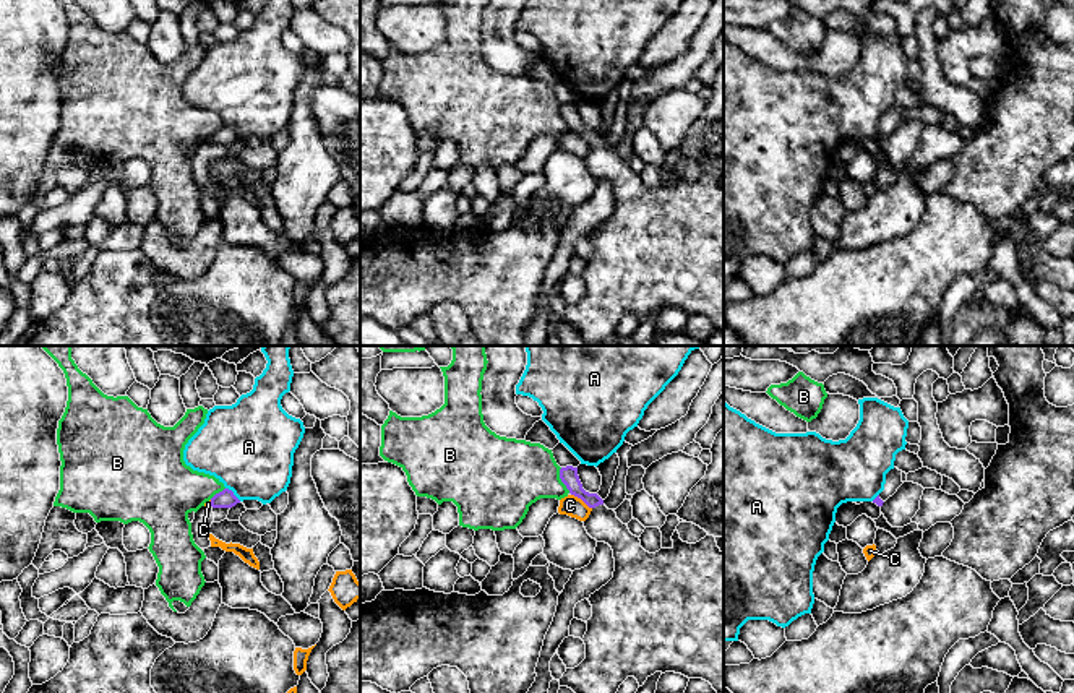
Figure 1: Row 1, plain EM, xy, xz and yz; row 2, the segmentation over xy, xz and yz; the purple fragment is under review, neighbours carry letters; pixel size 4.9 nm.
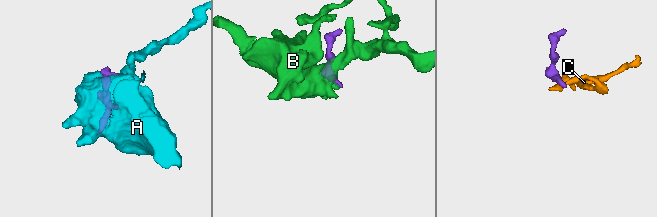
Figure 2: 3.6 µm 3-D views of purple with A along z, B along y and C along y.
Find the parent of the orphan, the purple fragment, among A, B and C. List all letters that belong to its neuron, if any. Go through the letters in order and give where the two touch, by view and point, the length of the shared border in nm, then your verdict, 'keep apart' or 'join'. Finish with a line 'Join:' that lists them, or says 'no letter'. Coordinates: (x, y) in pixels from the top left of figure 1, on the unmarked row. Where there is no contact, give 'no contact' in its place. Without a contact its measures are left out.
A: xy (232, 130) | 100 nm | keep apart
B: xz (562, 117) | 140 nm | keep apart
C: xz (581, 135) | 130 nm | keep apart
Join: no letter

